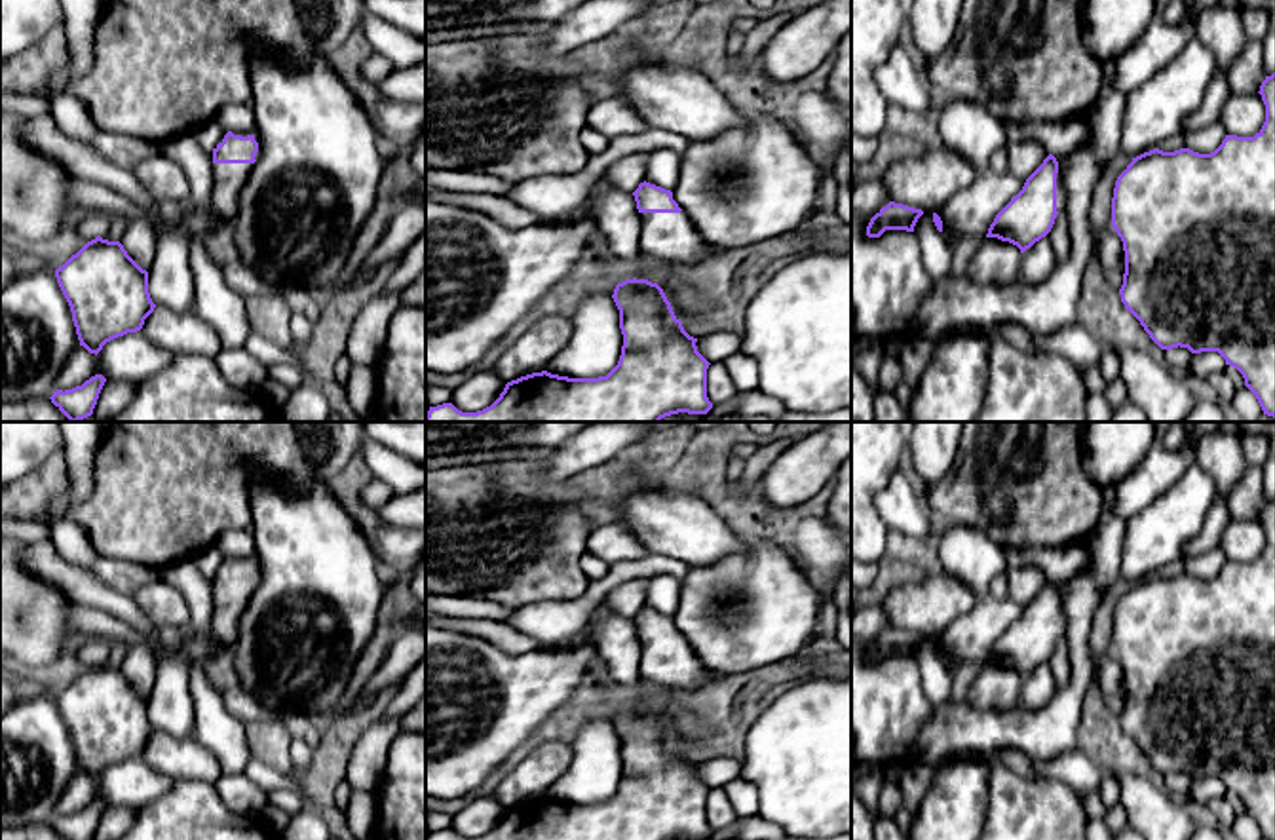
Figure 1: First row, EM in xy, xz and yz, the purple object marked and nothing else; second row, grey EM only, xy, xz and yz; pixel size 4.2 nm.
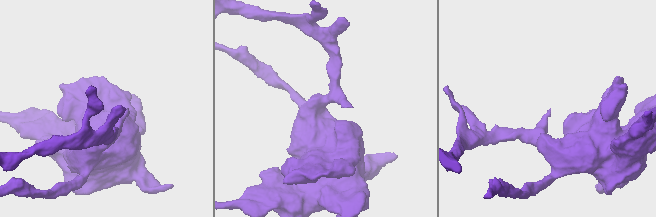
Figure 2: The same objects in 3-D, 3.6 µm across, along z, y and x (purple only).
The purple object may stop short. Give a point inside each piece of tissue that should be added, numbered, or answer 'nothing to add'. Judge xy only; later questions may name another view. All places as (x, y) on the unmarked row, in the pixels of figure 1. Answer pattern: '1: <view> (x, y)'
1: xy (228, 605)

